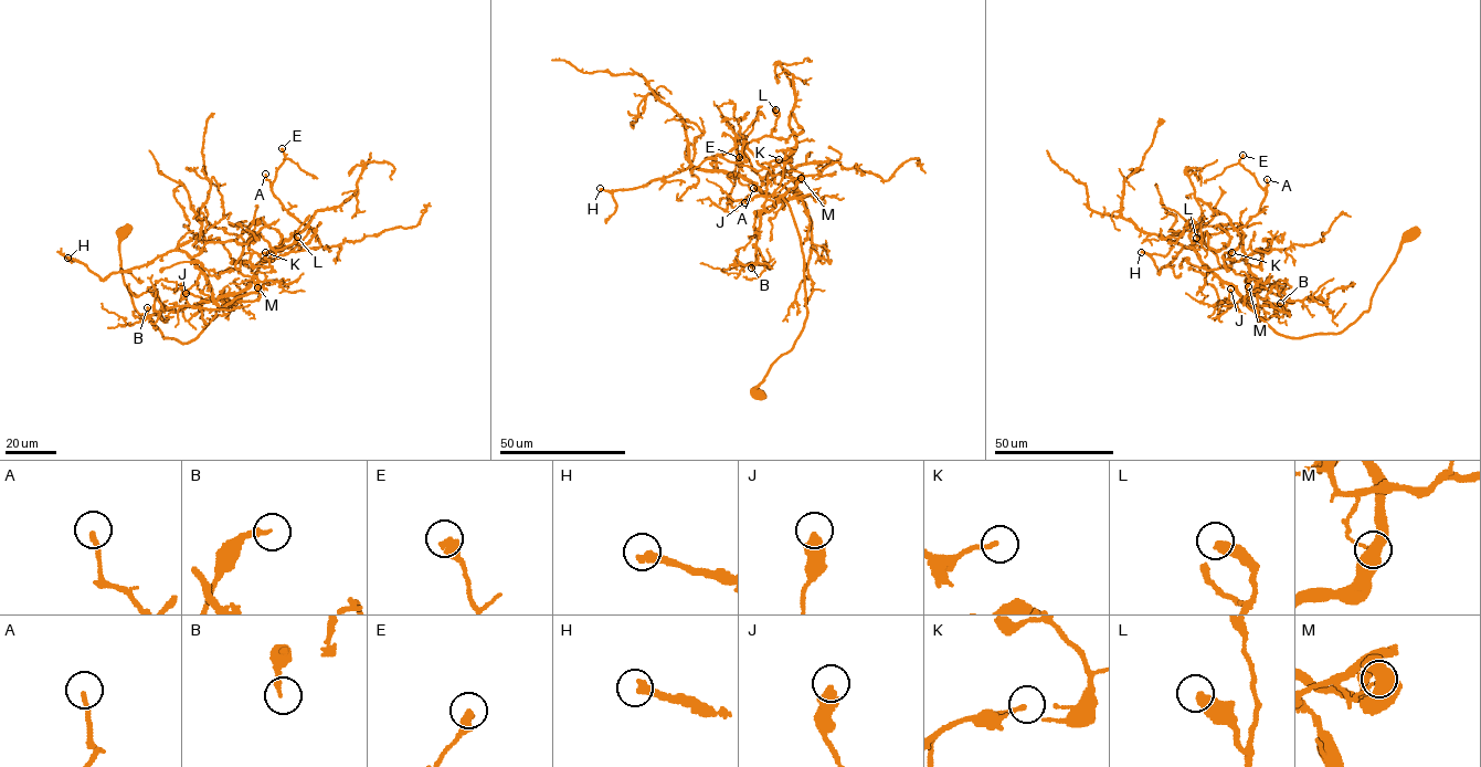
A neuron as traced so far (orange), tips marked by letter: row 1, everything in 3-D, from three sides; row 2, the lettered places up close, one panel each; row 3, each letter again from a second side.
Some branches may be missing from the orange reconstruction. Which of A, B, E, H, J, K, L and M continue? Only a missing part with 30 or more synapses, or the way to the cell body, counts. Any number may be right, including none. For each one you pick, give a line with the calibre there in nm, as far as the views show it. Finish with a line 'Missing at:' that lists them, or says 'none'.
H: 300 nm
Missing at: H

